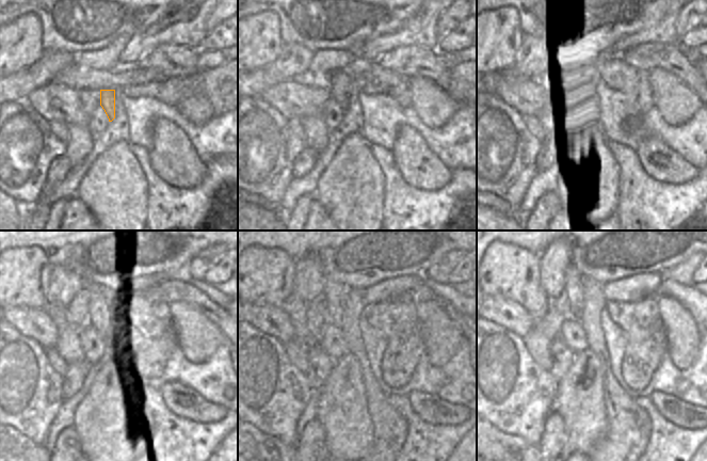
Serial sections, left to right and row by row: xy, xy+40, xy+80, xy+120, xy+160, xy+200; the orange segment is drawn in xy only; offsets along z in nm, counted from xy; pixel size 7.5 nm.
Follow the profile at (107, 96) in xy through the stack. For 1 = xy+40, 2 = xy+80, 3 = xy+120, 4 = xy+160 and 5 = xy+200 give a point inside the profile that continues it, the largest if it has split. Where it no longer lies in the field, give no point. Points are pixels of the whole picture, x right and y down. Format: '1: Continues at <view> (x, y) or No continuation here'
1: Continues at xy+40 (341, 84)
2: Continues at xy+80 (581, 80)
3: Continues at xy+120 (100, 305)
4: Continues at xy+160 (335, 292)
5: Continues at xy+200 (574, 290).

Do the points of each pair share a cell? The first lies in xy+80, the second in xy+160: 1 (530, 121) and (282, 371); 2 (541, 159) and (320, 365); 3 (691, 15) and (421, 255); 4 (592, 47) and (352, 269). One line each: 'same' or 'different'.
1: different
2: same
3: different
4: same

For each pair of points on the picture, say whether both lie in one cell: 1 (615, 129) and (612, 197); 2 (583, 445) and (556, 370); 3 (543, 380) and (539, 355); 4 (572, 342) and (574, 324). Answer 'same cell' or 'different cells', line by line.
1: different cells
2: different cells
3: different cells
4: same cell

